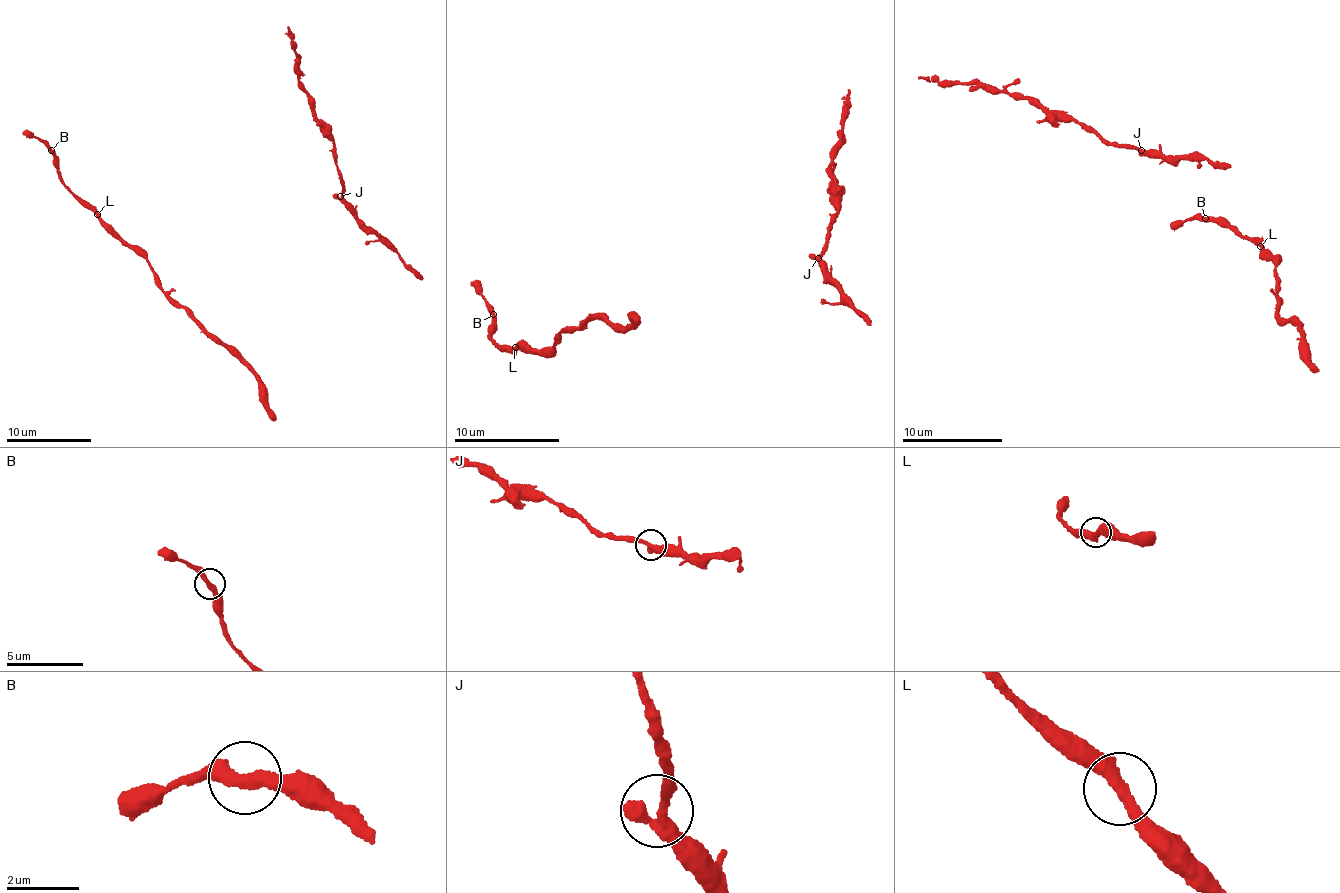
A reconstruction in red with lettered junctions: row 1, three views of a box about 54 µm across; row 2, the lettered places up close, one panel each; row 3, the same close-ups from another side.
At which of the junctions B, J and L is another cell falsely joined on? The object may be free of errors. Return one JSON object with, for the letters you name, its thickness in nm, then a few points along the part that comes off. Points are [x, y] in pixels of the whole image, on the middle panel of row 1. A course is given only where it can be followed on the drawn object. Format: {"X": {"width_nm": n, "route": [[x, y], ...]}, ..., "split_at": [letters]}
{"split_at": []}

